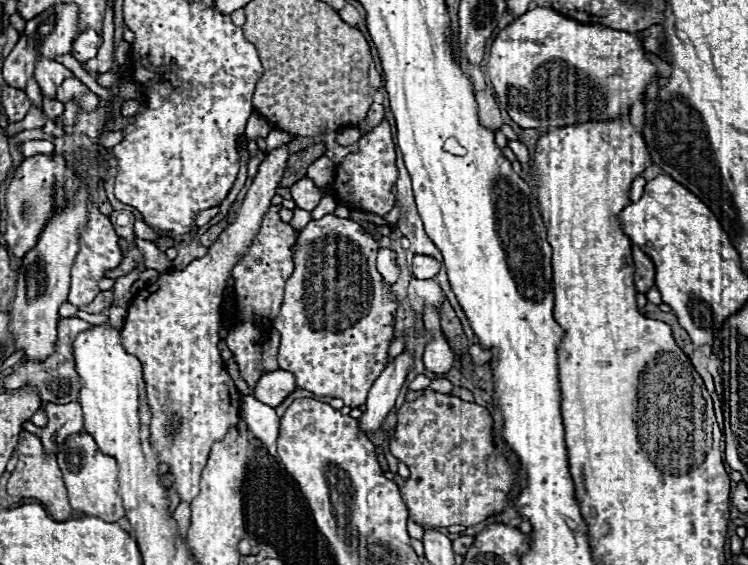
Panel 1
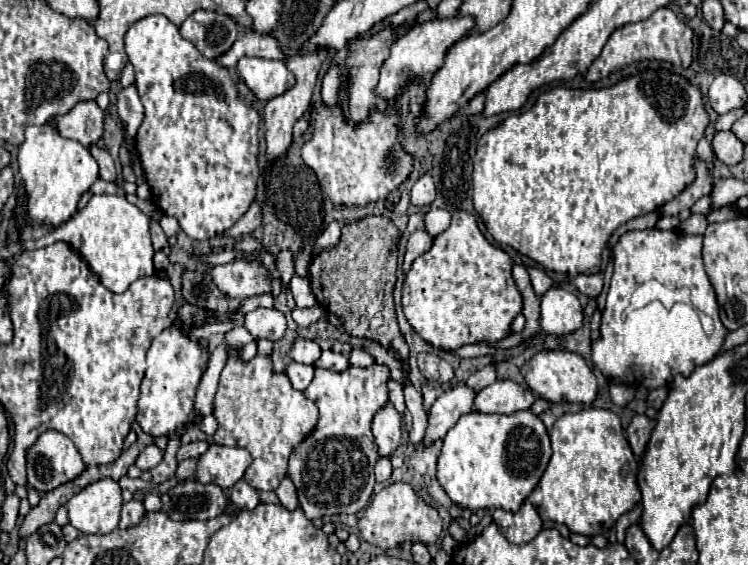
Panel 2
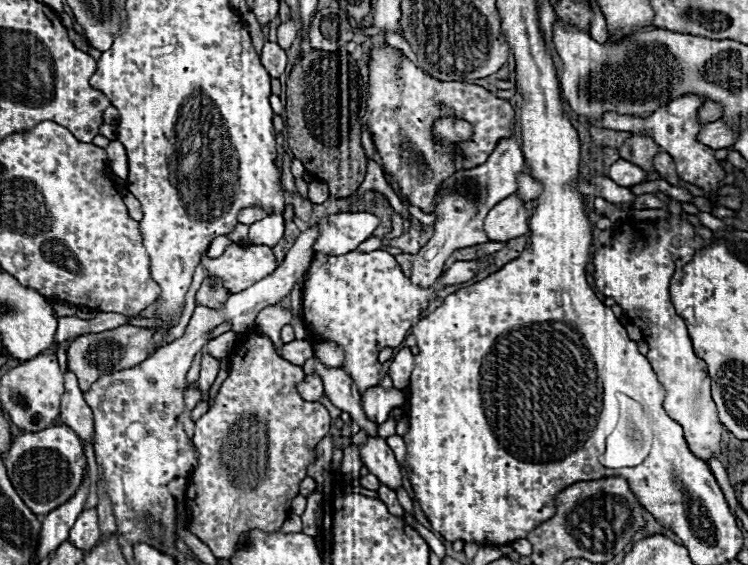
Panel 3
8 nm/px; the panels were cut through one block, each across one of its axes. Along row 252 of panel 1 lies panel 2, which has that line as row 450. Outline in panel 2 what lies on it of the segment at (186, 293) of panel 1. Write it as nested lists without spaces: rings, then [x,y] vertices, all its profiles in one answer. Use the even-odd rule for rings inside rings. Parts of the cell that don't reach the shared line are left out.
[[[210,444],[208,450],[198,456],[196,480],[202,484],[218,484],[220,488],[232,488],[250,466],[252,456],[244,448],[228,448]]]

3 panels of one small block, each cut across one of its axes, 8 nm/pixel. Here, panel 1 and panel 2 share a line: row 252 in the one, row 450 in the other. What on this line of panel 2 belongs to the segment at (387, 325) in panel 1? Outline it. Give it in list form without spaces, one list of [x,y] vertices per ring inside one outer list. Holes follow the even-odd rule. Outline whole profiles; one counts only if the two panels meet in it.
[[[374,362],[370,368],[350,366],[346,368],[346,372],[330,372],[326,368],[316,368],[314,380],[304,390],[304,396],[318,406],[320,418],[312,434],[308,434],[298,444],[298,448],[294,448],[288,462],[288,478],[296,486],[300,508],[304,510],[308,520],[332,516],[332,514],[356,514],[368,506],[368,500],[376,484],[374,464],[378,460],[370,426],[372,426],[374,414],[388,402],[388,386],[386,386],[388,380],[390,380],[390,368],[378,362]]]

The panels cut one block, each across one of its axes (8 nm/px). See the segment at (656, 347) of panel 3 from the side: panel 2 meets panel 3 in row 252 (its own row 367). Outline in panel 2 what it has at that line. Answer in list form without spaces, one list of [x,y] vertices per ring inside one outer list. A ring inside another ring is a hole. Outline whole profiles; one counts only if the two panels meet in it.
[[[632,230],[620,236],[618,244],[614,246],[614,274],[610,280],[610,290],[606,296],[606,306],[602,312],[602,322],[600,322],[600,336],[592,342],[592,362],[594,366],[604,374],[604,378],[610,384],[640,384],[648,390],[652,388],[660,388],[660,386],[668,386],[672,382],[672,378],[676,374],[684,374],[688,376],[696,366],[702,366],[706,362],[710,362],[722,348],[724,344],[724,336],[726,336],[726,328],[722,326],[720,318],[718,318],[718,302],[716,302],[716,294],[714,288],[708,280],[708,274],[704,270],[704,262],[702,262],[702,236],[690,236],[684,234],[680,230]],[[644,282],[658,282],[670,290],[680,290],[686,288],[686,298],[688,302],[672,302],[672,304],[664,304],[660,300],[652,300],[650,304],[642,306],[642,308],[632,308],[632,298],[634,298],[634,290],[640,288],[640,284]],[[698,310],[708,314],[710,318],[714,318],[716,328],[712,336],[706,336],[700,324],[700,316]]]

